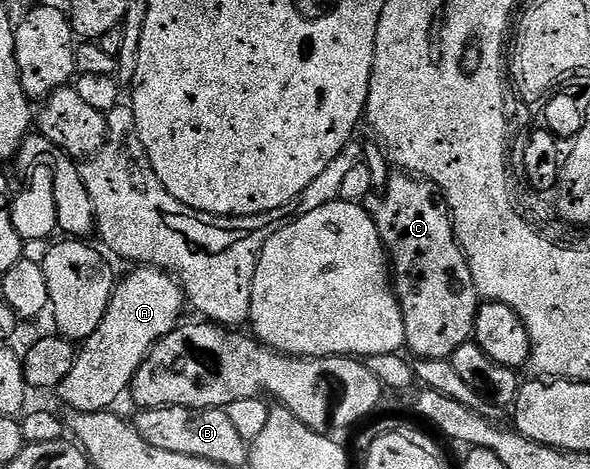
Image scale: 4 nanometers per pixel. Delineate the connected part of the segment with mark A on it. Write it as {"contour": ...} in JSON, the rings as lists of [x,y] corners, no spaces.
{"contour":[[[136,266],[124,281],[115,285],[106,314],[87,340],[79,345],[76,361],[60,383],[58,395],[66,407],[77,412],[107,412],[120,395],[132,386],[138,366],[159,340],[181,323],[186,297],[175,276],[162,268]]]}

